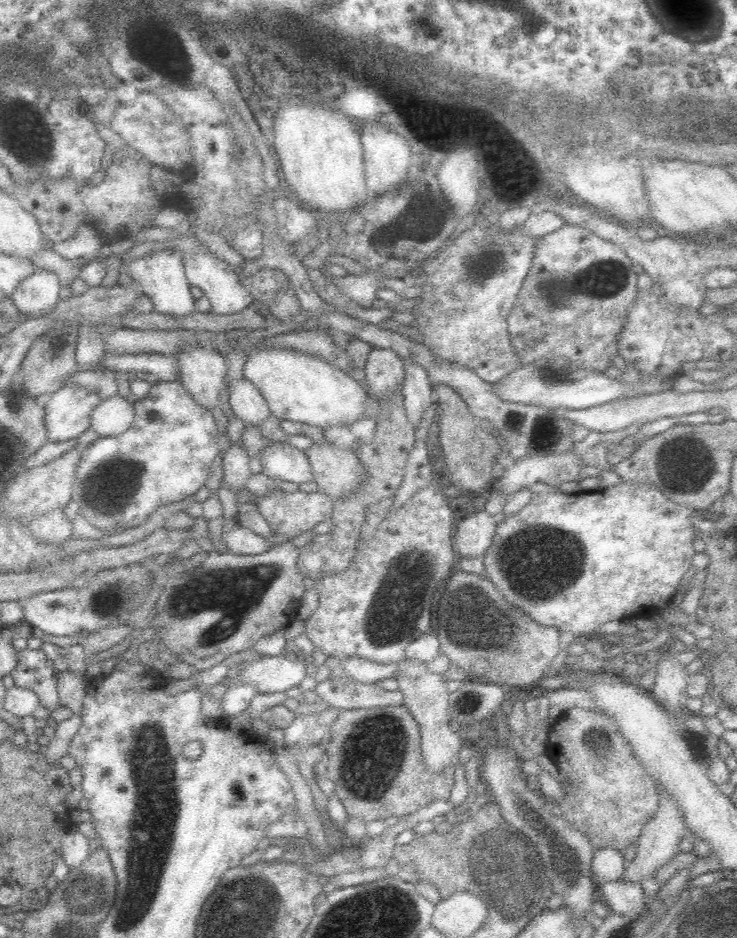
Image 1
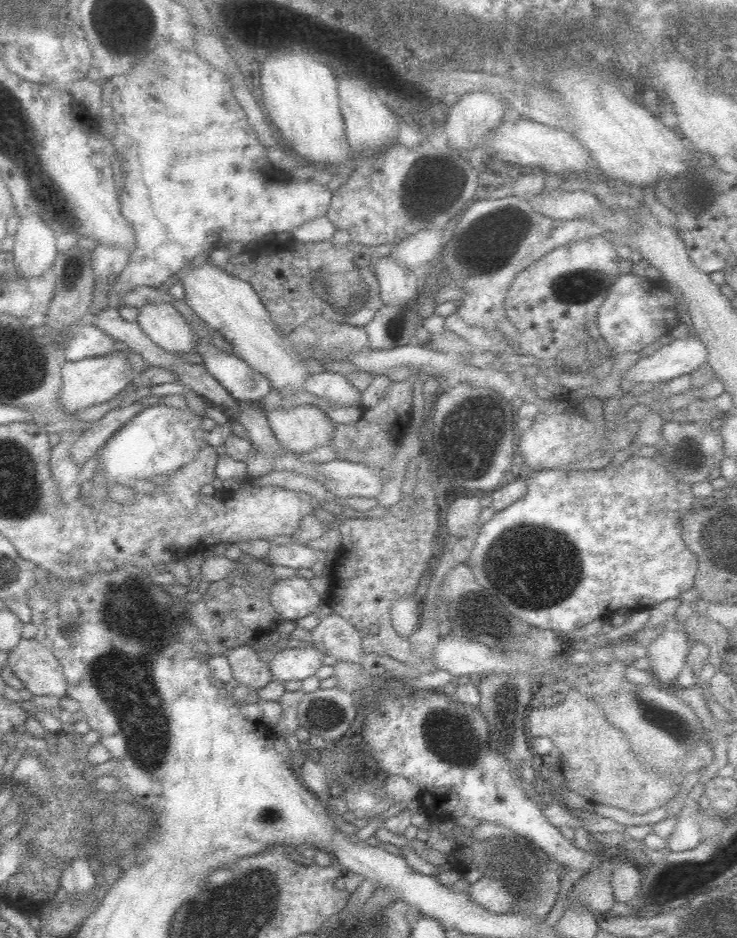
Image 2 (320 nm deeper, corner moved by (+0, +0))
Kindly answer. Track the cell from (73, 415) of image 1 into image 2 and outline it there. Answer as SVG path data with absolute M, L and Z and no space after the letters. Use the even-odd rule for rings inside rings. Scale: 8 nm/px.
M122 351L106 356L82 358L74 362L63 360L61 363L62 390L60 390L60 403L70 414L95 407L102 403L112 401L131 382L131 374L135 368L130 357Z

